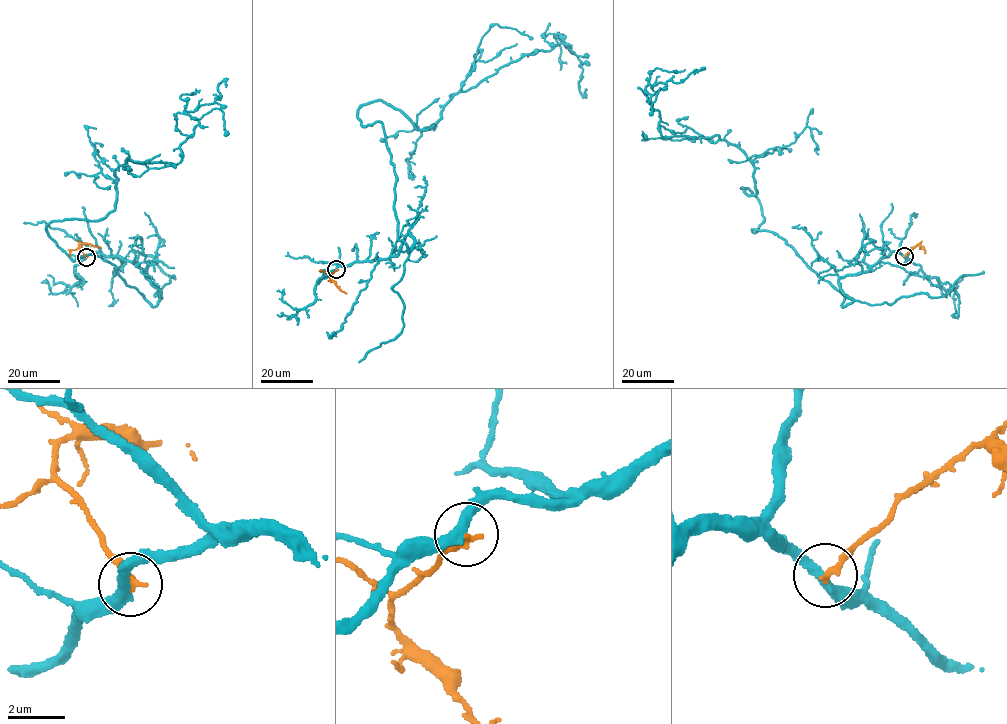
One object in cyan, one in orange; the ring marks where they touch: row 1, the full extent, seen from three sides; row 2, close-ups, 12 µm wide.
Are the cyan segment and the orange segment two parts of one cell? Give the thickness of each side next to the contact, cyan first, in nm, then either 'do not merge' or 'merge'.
340/260 nm | do not merge

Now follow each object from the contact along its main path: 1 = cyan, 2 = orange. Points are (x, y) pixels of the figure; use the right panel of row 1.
1: (904, 256), (840, 278), (844, 306), (753, 232), (744, 153), (662, 138), (646, 86), (694, 74)
2: (904, 256), (917, 245), (922, 246), (924, 253)

